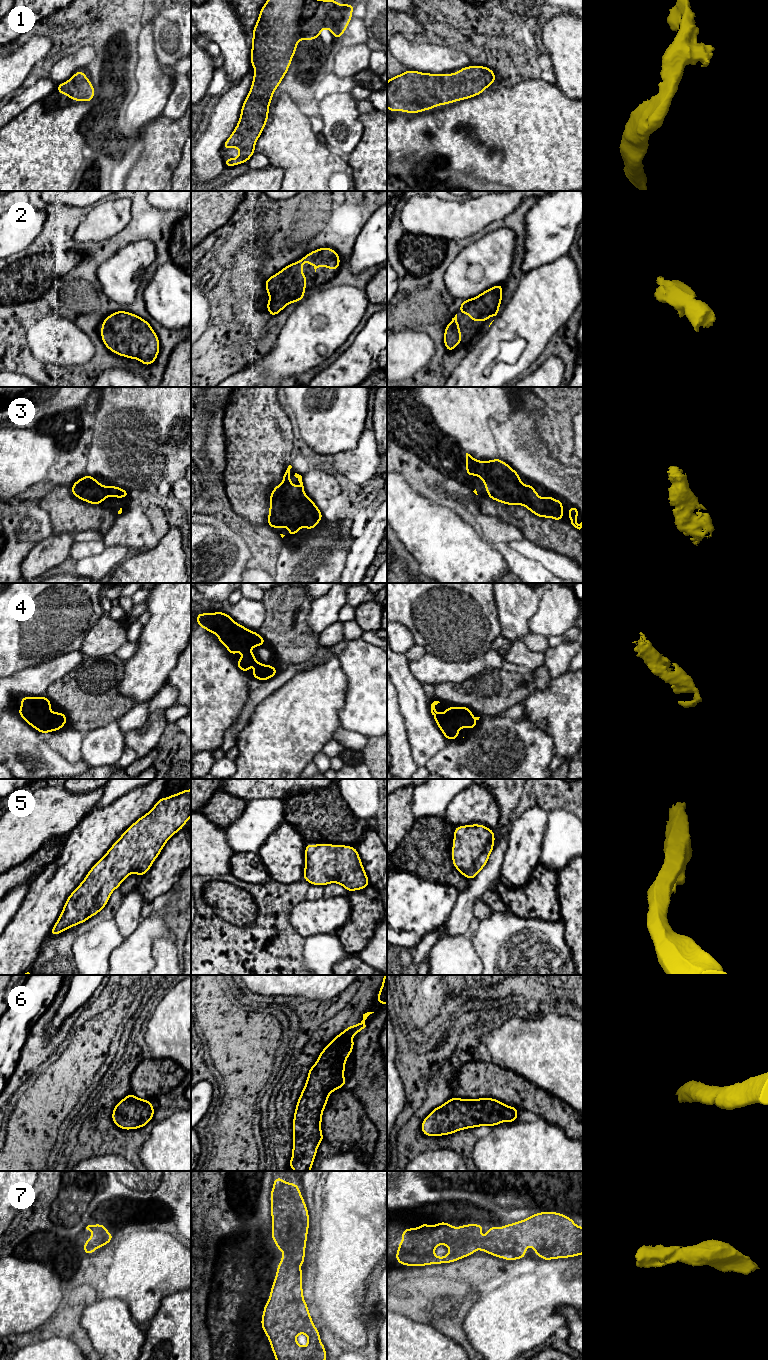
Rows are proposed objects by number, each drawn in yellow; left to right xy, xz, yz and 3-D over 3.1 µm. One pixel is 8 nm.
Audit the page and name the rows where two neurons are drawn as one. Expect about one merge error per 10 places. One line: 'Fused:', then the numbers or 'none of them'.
Fused: none of them

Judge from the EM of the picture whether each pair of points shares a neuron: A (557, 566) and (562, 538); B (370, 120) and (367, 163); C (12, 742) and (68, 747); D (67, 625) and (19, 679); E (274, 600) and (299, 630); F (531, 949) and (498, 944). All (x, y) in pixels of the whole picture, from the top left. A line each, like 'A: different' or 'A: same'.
A: different
B: same
C: different
D: different
E: same
F: same

